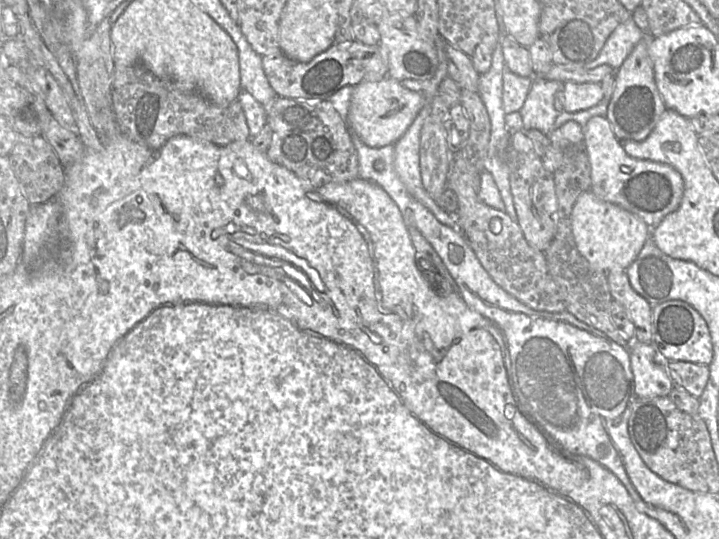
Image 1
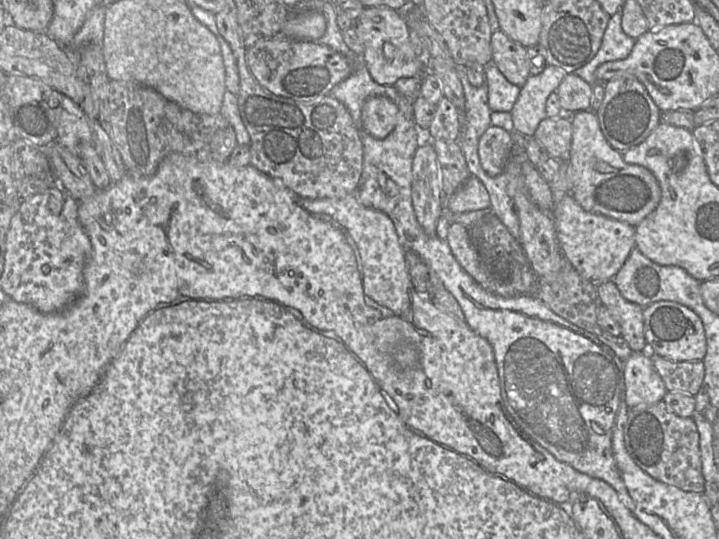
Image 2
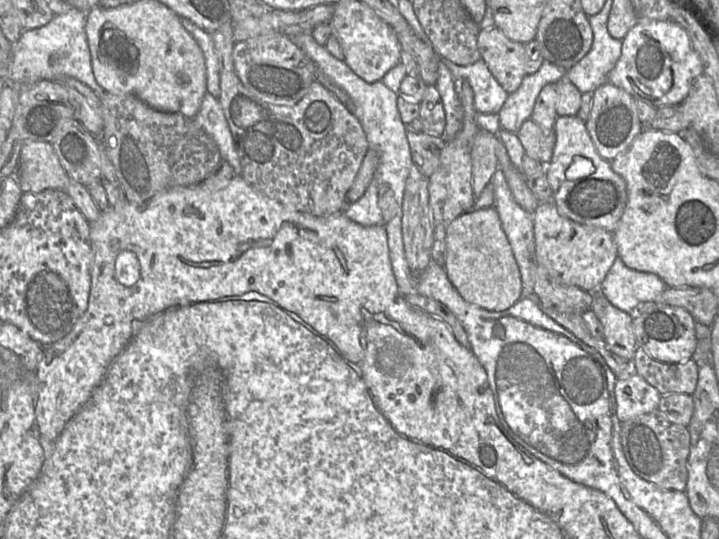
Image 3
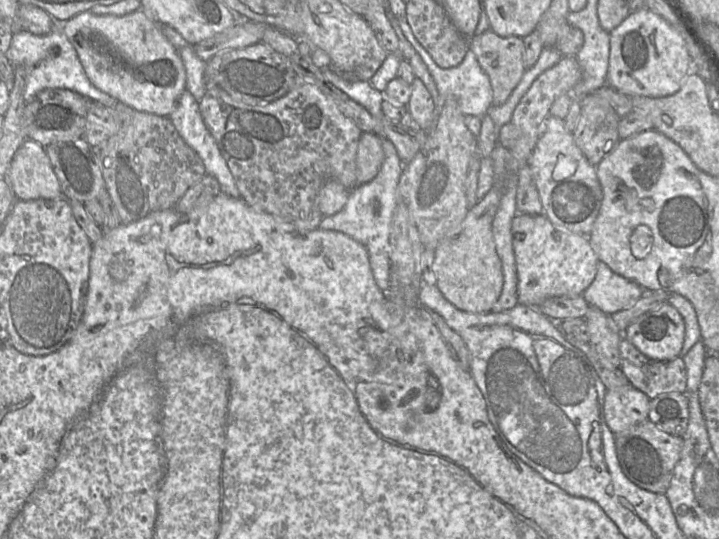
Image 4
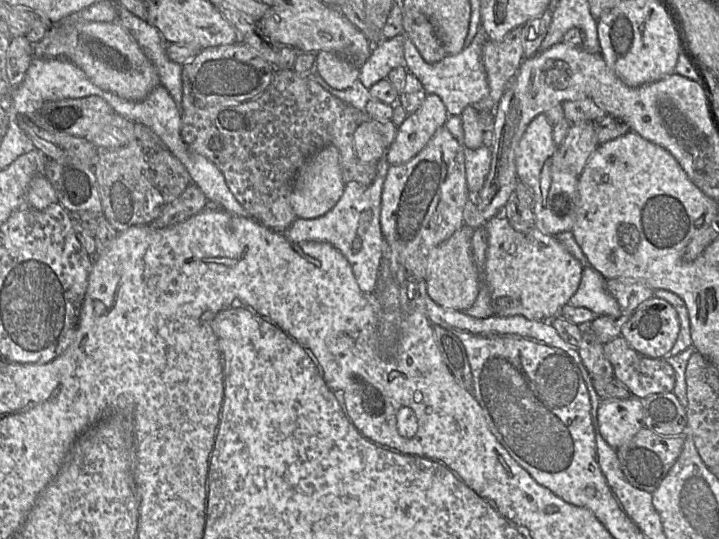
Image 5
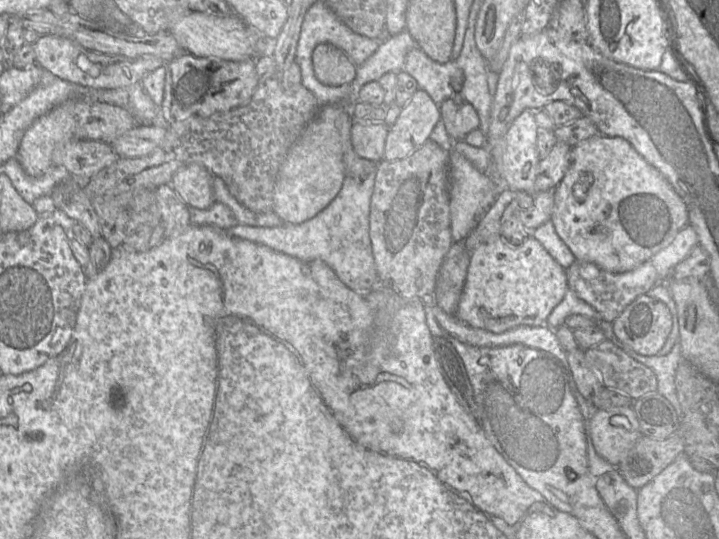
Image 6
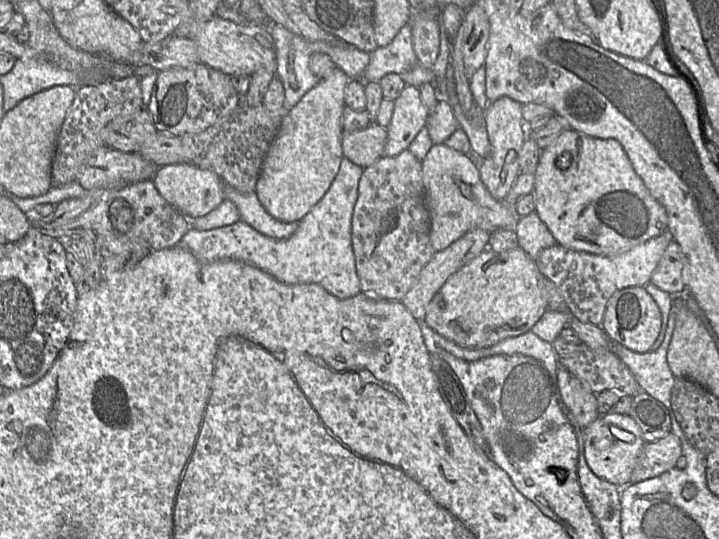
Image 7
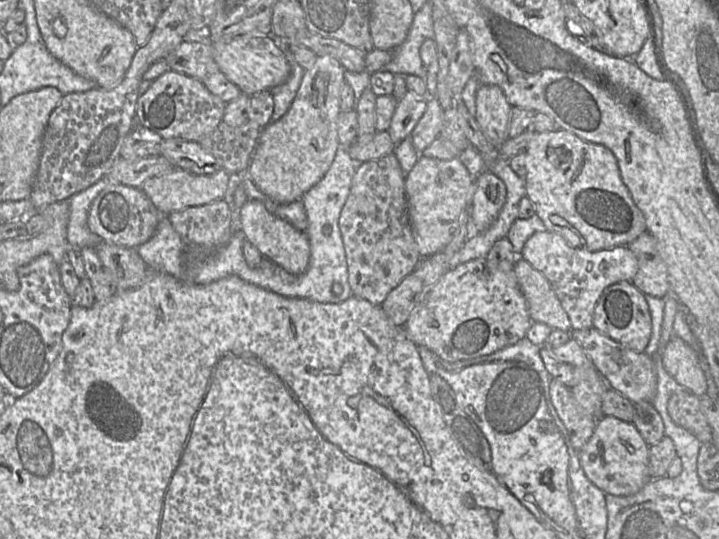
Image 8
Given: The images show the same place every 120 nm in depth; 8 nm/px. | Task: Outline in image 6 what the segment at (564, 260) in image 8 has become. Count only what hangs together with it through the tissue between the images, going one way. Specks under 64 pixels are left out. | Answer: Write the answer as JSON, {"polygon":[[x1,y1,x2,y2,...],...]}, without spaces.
{"polygon":[[686,225,669,246,631,271,612,273,593,263,575,261,566,269,569,290,597,311,598,322,612,323,637,297,647,294,656,284,665,283,675,266,697,245,698,237,695,230]]}

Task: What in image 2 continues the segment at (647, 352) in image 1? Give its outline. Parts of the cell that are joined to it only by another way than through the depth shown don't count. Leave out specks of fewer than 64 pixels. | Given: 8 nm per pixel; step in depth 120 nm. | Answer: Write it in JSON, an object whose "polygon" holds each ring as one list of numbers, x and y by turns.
{"polygon":[[632,352,624,364,625,400,630,409,662,401,667,389,650,357]]}

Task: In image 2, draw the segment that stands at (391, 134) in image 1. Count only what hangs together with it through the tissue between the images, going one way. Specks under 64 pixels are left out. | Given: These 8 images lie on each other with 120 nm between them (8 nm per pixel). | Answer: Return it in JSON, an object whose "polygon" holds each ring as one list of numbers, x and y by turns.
{"polygon":[[370,97,362,106,363,129,375,139,384,139,395,128,398,113,398,106,389,98]]}

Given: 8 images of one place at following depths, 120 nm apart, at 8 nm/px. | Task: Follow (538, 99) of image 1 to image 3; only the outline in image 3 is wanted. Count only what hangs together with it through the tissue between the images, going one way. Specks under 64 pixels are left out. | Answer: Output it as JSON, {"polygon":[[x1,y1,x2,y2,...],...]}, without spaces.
{"polygon":[[552,62,543,64,533,74,526,74,521,86,509,94,498,112,502,130,517,133,522,124,529,120,542,88,549,83,559,83,567,74,567,69]]}

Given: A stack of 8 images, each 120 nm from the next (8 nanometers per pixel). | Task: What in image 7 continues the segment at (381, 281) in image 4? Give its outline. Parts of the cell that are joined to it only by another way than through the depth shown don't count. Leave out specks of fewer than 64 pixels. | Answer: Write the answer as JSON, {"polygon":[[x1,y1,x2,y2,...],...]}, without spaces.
{"polygon":[[345,156,339,171,323,198,298,222,297,230,288,238,277,239,255,230,243,220,210,230,189,229,180,244,185,246,201,262,209,263,222,259,234,259,254,265,285,284,312,283,323,287,340,299,348,299,361,292,352,247,352,215,358,197,358,186,364,168]]}

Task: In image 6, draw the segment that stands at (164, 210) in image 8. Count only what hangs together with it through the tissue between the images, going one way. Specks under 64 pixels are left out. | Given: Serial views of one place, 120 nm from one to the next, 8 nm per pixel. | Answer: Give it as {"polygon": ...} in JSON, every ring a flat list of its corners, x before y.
{"polygon":[[190,163,174,174,170,185,190,207,207,209,216,201,212,175,203,165]]}

